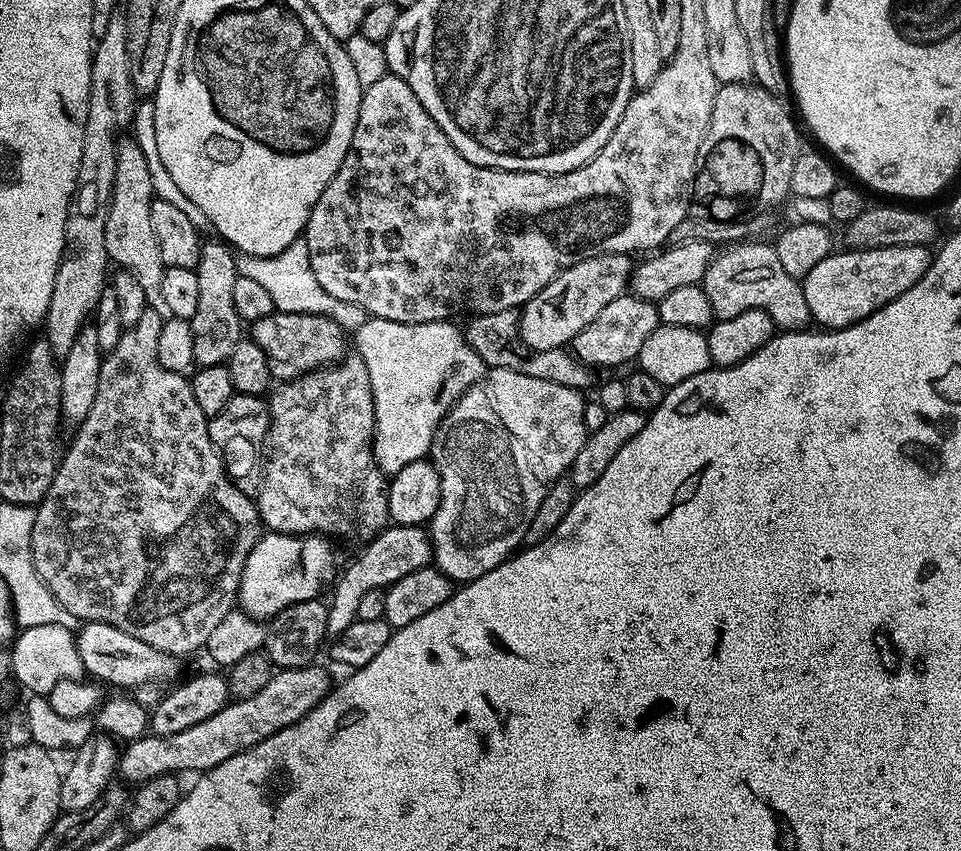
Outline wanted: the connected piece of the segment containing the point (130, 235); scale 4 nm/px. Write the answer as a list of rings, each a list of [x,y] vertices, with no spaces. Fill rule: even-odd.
[[[125,139],[116,149],[114,188],[106,218],[106,250],[109,261],[117,269],[130,272],[134,274],[134,278],[138,278],[138,286],[142,286],[149,298],[159,297],[165,269],[162,254],[158,254],[158,238],[154,238],[154,226],[150,226],[150,206],[153,199],[146,154],[142,154],[135,139]]]

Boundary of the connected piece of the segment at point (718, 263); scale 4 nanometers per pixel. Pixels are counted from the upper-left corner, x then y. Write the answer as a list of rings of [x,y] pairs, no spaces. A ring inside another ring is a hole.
[[[737,242],[721,247],[713,255],[702,281],[713,317],[716,320],[738,318],[738,314],[746,310],[761,308],[770,314],[777,329],[807,329],[812,315],[810,306],[806,306],[803,283],[782,270],[782,262],[778,262],[778,254],[771,243],[760,243],[764,242]]]

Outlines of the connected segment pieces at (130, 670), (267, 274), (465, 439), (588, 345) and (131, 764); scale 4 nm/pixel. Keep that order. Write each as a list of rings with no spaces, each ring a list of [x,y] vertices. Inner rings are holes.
[[[106,622],[85,623],[75,633],[75,640],[85,673],[104,686],[114,684],[118,690],[135,690],[144,684],[175,681],[180,672],[181,661],[177,657],[154,650],[154,646],[146,646],[142,638],[134,638],[134,634],[126,634],[126,630],[118,630]]]
[[[304,239],[295,240],[286,250],[273,256],[246,256],[241,255],[236,261],[236,271],[246,278],[254,278],[274,298],[274,306],[278,312],[293,312],[294,314],[318,314],[328,316],[338,322],[345,333],[354,334],[362,322],[366,322],[369,314],[362,310],[362,306],[354,306],[350,302],[338,302],[338,298],[330,298],[326,290],[314,278],[314,270],[310,266],[310,250]]]
[[[488,368],[484,376],[442,418],[438,430],[432,439],[430,459],[432,465],[438,470],[440,479],[440,501],[438,510],[430,521],[430,535],[432,537],[432,558],[435,567],[446,574],[453,582],[467,582],[482,578],[490,570],[494,570],[509,556],[513,555],[524,544],[524,535],[534,518],[538,514],[538,506],[542,498],[546,498],[549,488],[561,479],[571,469],[574,458],[578,458],[578,450],[582,450],[586,429],[583,422],[583,410],[586,403],[581,389],[570,386],[558,386],[558,382],[542,382],[542,378],[530,378],[530,374],[518,374],[509,368]]]
[[[631,294],[614,298],[606,307],[578,334],[571,342],[570,351],[582,364],[593,370],[600,368],[616,368],[619,364],[628,364],[637,359],[640,351],[646,346],[646,338],[655,328],[660,327],[660,315],[656,304],[651,300],[643,300]]]
[[[316,667],[273,671],[270,682],[266,682],[258,694],[245,700],[233,699],[222,710],[218,710],[218,714],[206,718],[206,722],[198,722],[198,726],[190,726],[190,730],[165,736],[145,734],[138,737],[125,747],[128,749],[119,753],[119,779],[124,779],[125,785],[139,786],[155,776],[180,772],[203,774],[211,772],[214,766],[226,764],[230,758],[234,758],[234,754],[242,754],[250,750],[250,746],[258,746],[258,742],[270,738],[270,734],[278,734],[278,730],[310,714],[318,702],[328,697],[328,672]]]

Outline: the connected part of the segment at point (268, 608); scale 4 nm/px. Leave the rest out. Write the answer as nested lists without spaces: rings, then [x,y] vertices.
[[[265,531],[254,550],[250,550],[250,558],[246,558],[240,579],[239,607],[257,617],[271,618],[298,602],[317,599],[320,591],[327,589],[338,575],[332,544],[331,539],[316,534],[287,536]]]

